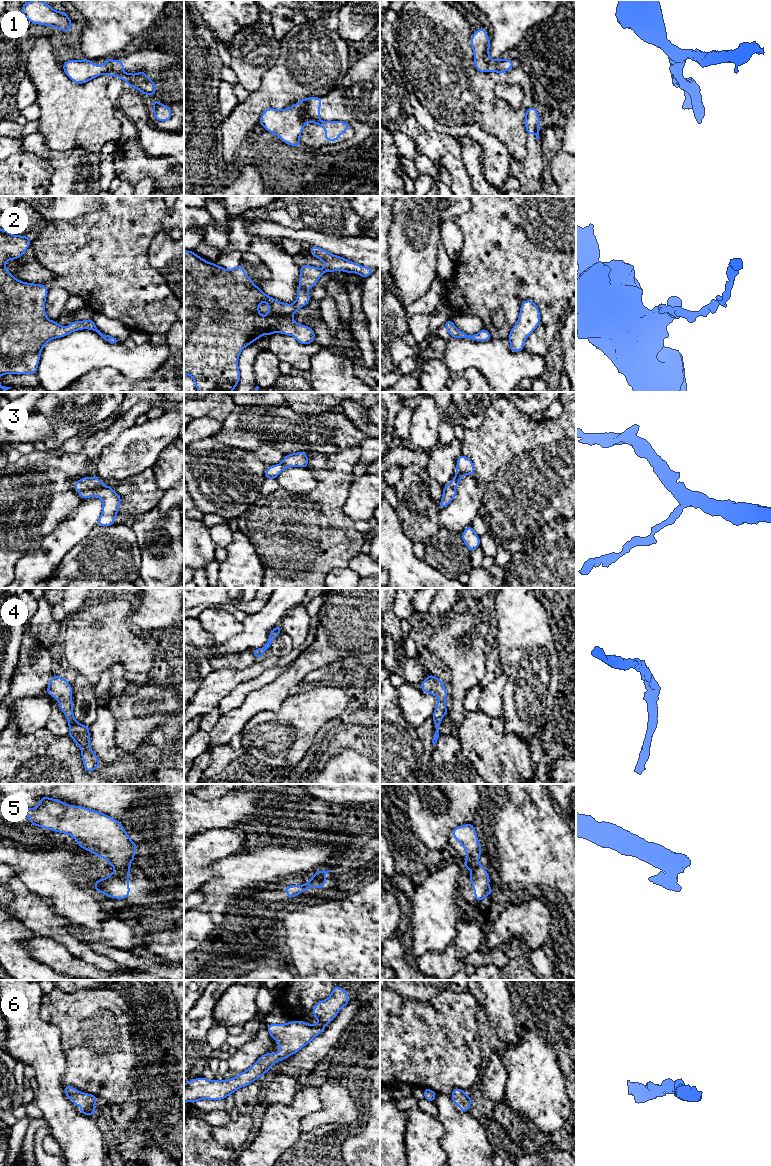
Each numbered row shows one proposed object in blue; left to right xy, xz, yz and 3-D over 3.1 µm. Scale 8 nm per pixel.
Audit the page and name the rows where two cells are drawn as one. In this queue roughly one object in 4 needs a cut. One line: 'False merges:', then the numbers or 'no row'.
False merges: 5

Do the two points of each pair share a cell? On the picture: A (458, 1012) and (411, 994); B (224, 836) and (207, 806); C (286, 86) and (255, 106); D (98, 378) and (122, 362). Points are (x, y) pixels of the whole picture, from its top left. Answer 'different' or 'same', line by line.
A: different
B: different
C: same
D: different

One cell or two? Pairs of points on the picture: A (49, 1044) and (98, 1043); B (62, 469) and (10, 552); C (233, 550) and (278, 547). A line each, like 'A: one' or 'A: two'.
A: two
B: one
C: two

